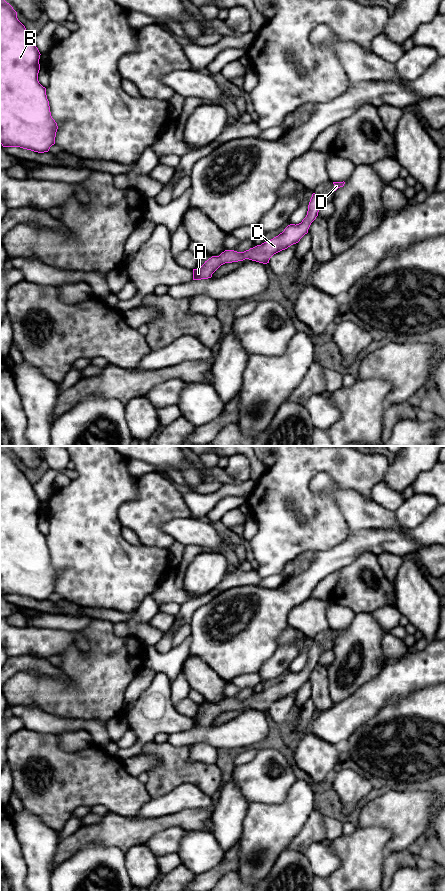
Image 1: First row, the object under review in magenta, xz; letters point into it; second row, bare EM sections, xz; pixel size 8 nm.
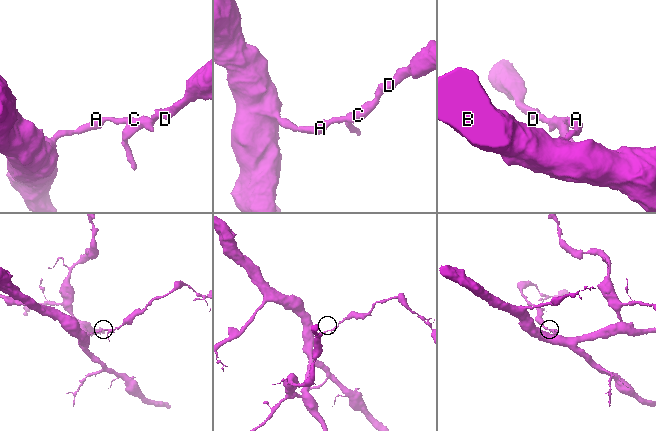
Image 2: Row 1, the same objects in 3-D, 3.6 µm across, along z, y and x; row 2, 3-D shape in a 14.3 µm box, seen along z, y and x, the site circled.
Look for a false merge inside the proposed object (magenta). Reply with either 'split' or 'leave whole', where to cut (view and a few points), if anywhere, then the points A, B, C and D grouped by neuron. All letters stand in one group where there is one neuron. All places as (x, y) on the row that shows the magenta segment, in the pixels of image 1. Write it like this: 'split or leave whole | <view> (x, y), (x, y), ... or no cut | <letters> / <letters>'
leave whole | no cut | A B C D

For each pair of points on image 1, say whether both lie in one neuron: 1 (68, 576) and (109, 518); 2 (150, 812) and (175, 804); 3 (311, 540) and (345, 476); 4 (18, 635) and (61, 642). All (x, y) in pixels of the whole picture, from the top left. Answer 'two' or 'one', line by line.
1: one
2: one
3: one
4: one

